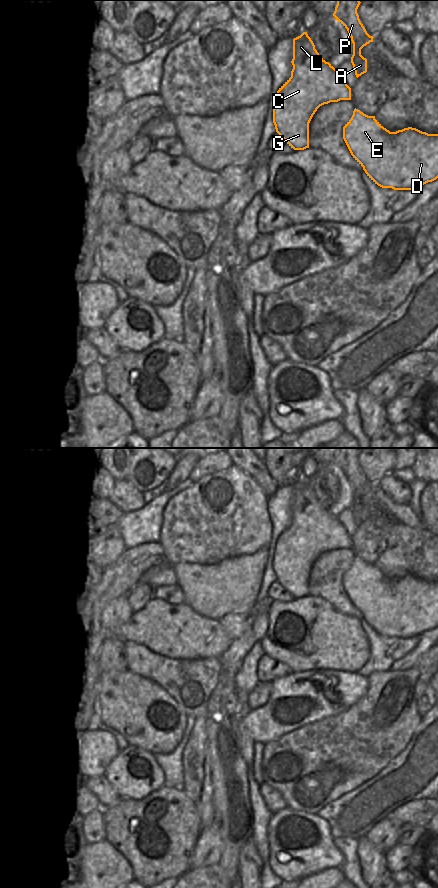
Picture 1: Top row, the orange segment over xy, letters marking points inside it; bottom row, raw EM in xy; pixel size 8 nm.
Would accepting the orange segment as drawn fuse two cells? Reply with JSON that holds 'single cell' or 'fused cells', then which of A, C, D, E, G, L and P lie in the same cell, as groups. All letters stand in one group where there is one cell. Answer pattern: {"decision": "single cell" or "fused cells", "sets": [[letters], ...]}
{"decision": "single cell", "sets": [["A", "C", "D", "E", "G", "L", "P"]]}

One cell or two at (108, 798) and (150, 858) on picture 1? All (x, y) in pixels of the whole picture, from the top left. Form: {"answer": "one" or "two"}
{"answer": "two"}

